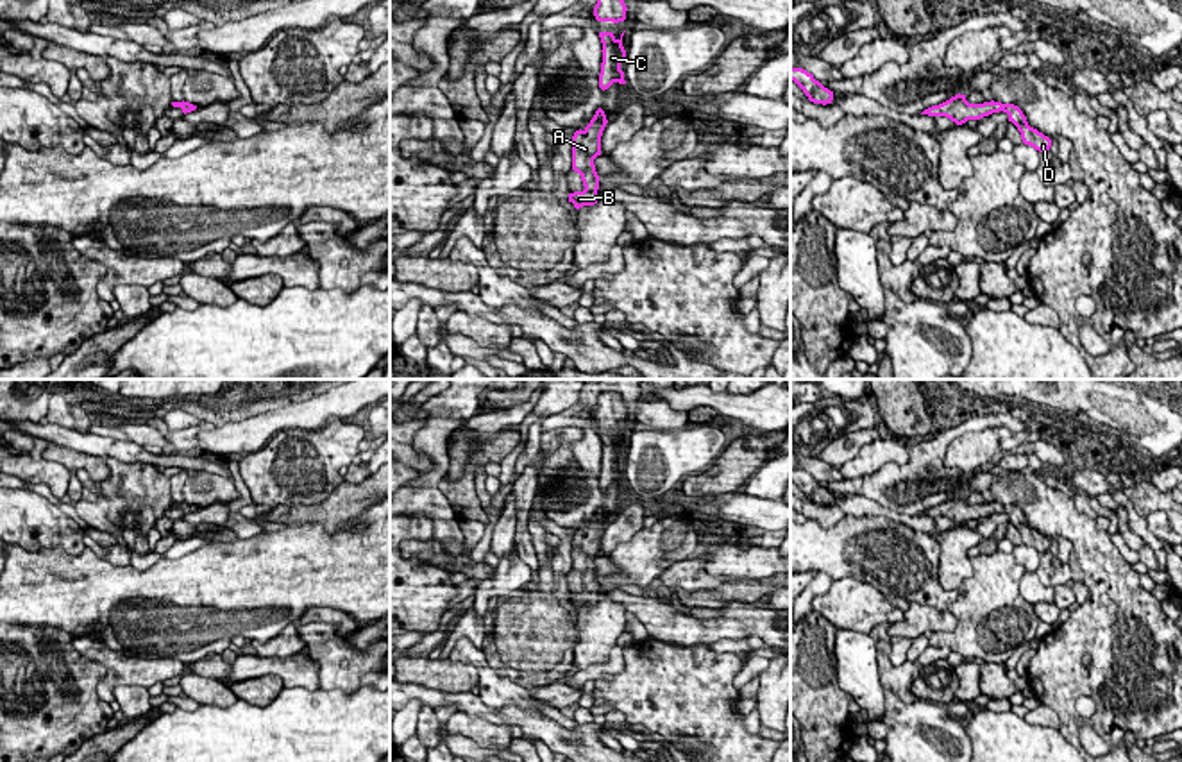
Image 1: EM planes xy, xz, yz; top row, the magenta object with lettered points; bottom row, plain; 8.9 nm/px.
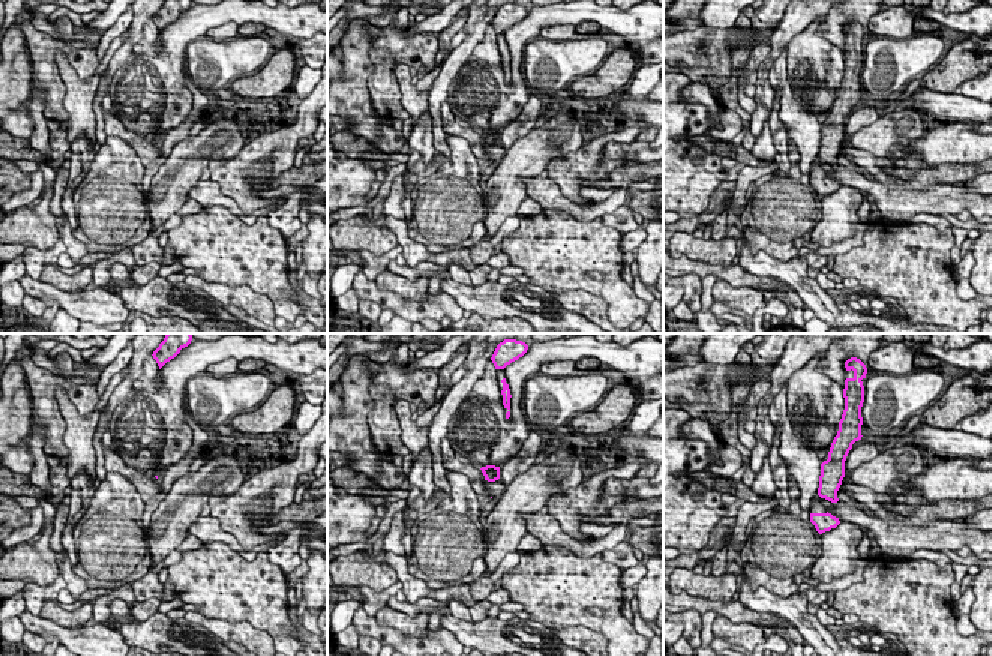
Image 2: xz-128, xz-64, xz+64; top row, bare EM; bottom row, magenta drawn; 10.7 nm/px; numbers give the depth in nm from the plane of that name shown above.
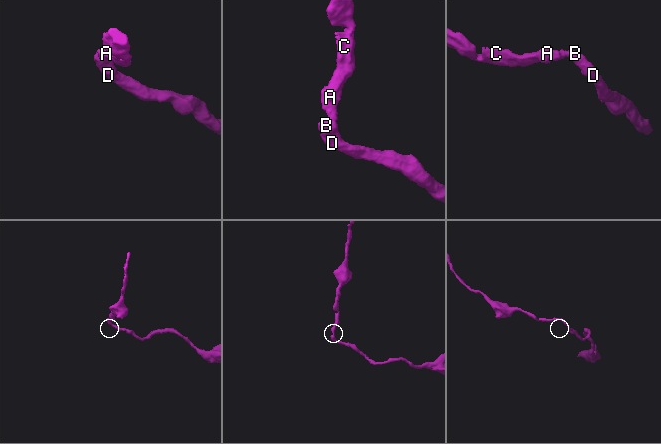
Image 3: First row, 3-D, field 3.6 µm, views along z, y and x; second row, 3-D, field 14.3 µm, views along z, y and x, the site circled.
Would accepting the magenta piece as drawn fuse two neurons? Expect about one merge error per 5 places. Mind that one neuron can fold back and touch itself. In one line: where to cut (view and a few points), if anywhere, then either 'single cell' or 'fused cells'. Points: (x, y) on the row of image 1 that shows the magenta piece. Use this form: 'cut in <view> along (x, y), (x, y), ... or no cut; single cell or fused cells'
no cut; single cell

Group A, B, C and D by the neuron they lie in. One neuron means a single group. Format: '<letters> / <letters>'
A B C D

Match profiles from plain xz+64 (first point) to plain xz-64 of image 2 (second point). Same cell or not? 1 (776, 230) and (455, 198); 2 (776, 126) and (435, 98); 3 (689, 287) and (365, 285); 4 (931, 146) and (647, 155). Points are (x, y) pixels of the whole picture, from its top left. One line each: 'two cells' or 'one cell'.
1: one cell
2: one cell
3: one cell
4: one cell

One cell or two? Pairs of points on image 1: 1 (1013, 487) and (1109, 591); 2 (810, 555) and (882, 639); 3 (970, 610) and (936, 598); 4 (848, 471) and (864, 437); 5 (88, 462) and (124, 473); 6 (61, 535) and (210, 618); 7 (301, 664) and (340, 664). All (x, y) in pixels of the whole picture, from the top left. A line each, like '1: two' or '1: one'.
1: one
2: two
3: two
4: two
5: two
6: two
7: two

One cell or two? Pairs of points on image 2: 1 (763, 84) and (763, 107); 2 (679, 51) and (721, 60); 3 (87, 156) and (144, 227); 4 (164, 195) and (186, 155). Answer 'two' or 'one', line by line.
1: one
2: one
3: two
4: one

